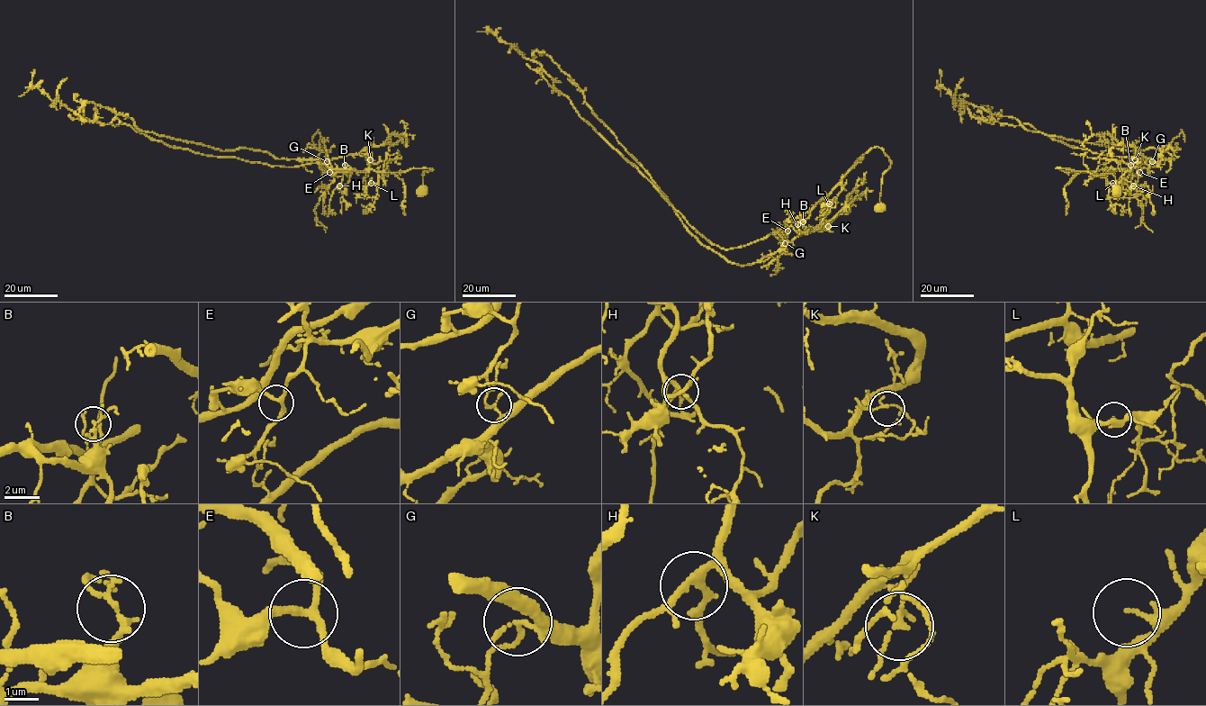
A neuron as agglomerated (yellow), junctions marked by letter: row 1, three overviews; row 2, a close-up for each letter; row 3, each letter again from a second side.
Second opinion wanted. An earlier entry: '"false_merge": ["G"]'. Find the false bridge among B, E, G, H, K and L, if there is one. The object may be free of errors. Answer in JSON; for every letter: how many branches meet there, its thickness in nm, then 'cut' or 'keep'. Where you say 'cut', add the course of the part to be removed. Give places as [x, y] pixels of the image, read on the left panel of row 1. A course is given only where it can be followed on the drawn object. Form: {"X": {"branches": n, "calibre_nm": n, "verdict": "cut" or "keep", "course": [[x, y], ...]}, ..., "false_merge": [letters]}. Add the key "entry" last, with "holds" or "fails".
{"B": {"branches": 3, "calibre_nm": 140, "verdict": "keep"}, "E": {"branches": 3, "calibre_nm": 190, "verdict": "keep"}, "G": {"branches": 3, "calibre_nm": 150, "verdict": "cut", "course": [[327, 161], [275, 158], [247, 149], [221, 150], [139, 131], [129, 117], [90, 102], [77, 102], [75, 95]]}, "H": {"branches": 3, "calibre_nm": 220, "verdict": "keep"}, "K": {"branches": 3, "calibre_nm": 110, "verdict": "keep"}, "L": {"branches": 3, "calibre_nm": 100, "verdict": "keep"}, "false_merge": ["G"], "entry": "holds"}

